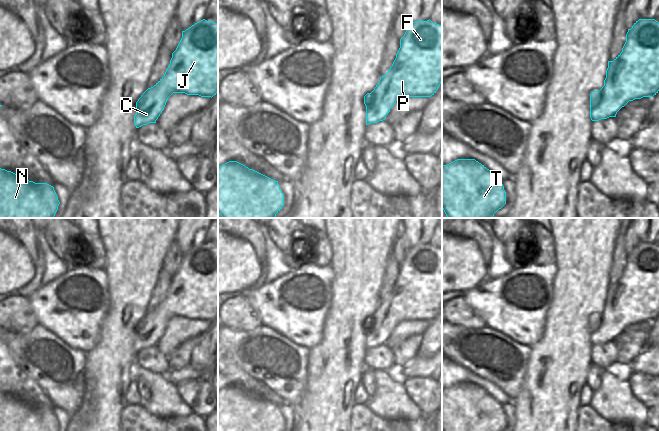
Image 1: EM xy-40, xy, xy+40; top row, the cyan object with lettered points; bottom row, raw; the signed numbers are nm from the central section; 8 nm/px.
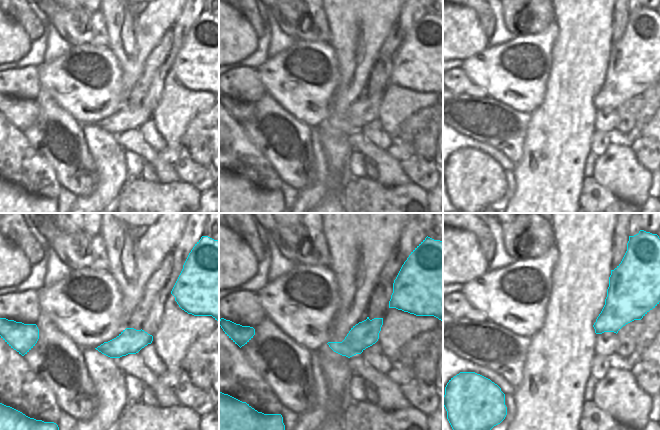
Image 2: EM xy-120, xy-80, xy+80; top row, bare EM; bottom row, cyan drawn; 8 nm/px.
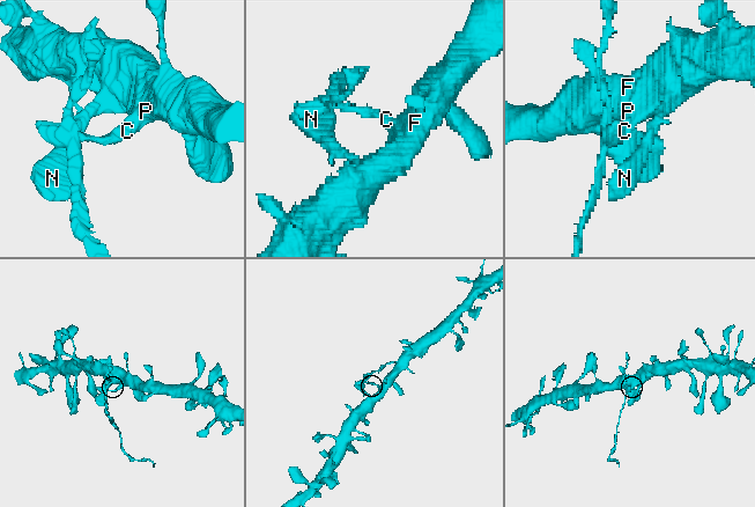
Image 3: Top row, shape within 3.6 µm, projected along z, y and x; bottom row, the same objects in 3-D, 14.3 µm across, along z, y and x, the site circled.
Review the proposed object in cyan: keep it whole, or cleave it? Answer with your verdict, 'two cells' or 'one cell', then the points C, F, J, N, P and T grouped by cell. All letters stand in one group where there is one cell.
two cells | C / F J N P T

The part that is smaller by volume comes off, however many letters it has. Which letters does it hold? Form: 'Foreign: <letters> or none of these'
Foreign: C

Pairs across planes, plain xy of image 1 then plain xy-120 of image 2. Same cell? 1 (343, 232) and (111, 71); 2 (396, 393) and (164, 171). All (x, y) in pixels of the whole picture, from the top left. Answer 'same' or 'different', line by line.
1: different
2: same

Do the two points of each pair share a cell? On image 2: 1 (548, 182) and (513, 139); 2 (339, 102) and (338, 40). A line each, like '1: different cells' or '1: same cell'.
1: different cells
2: same cell

